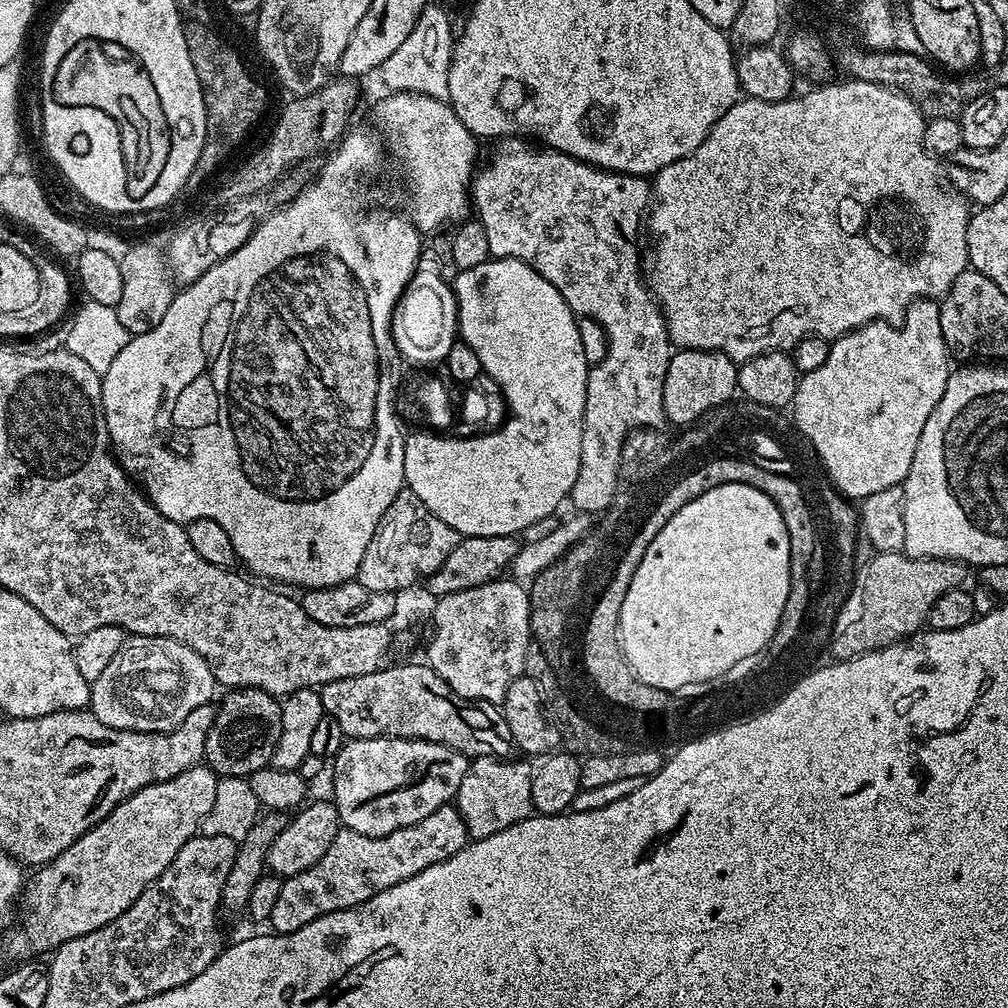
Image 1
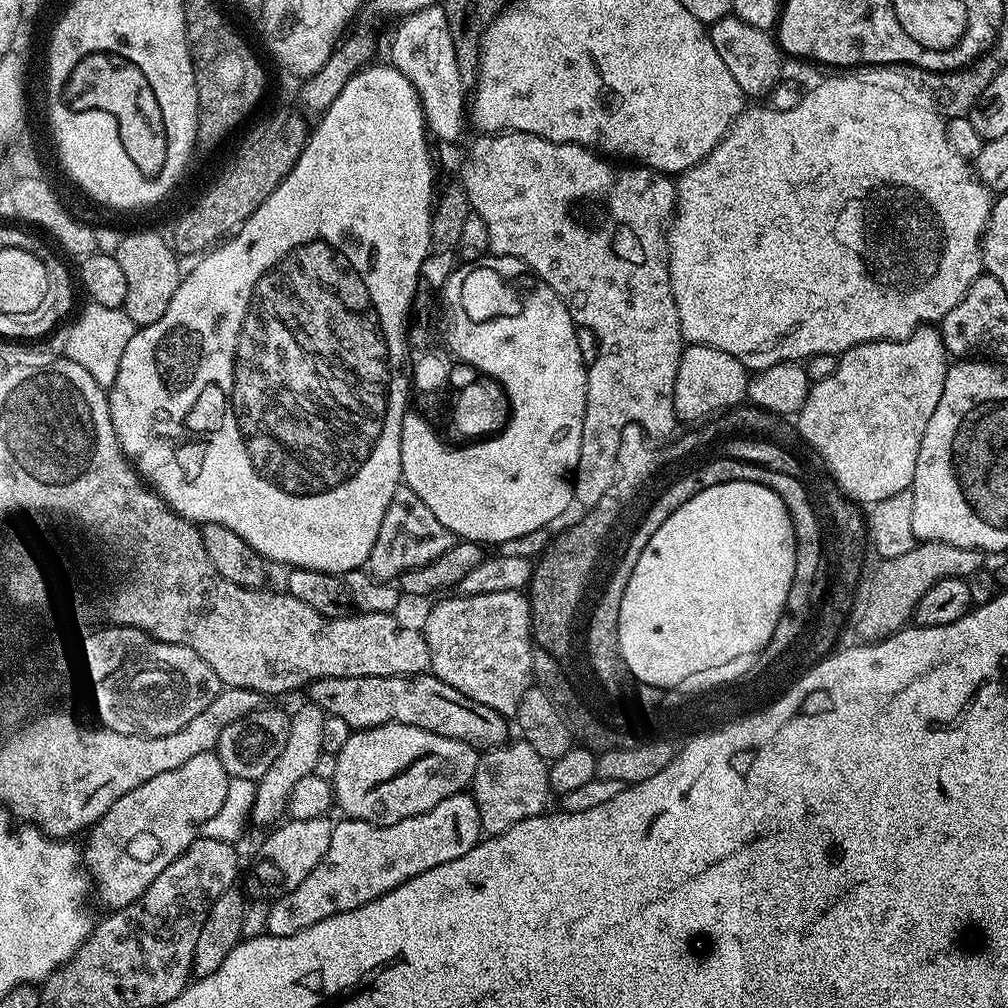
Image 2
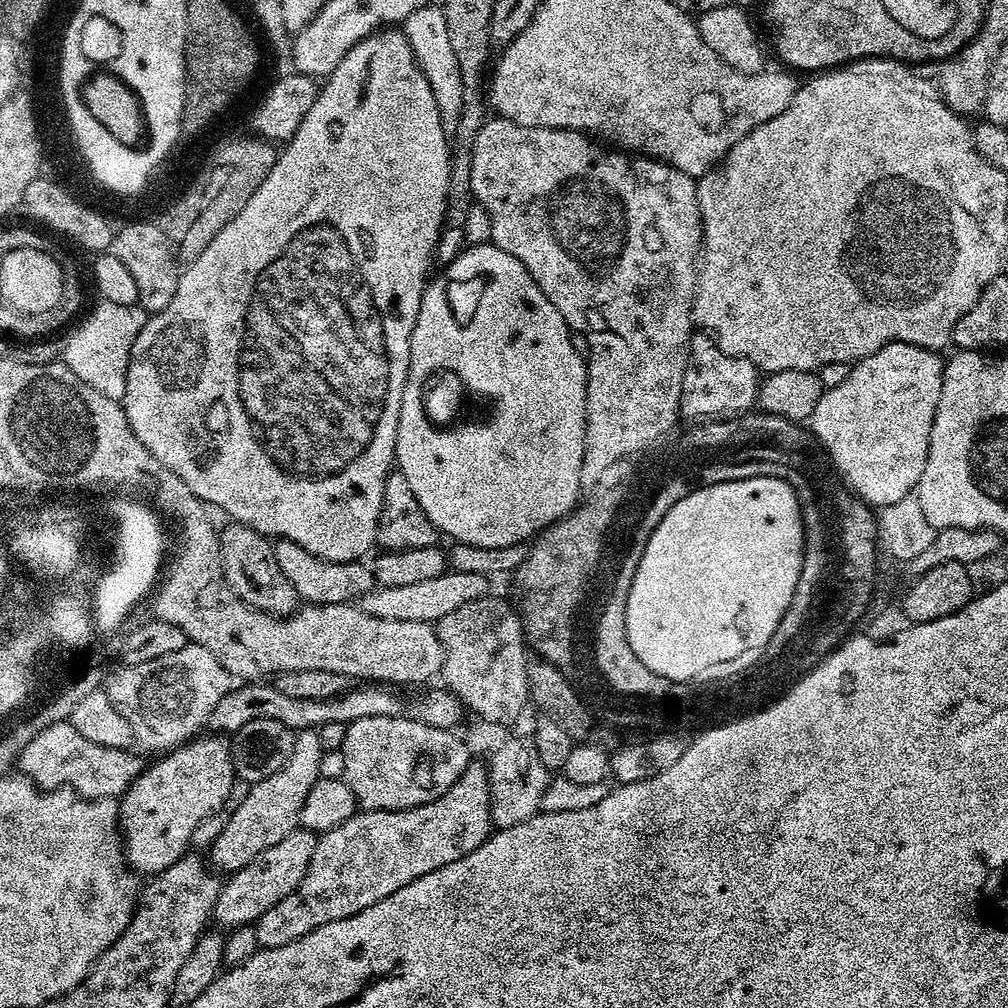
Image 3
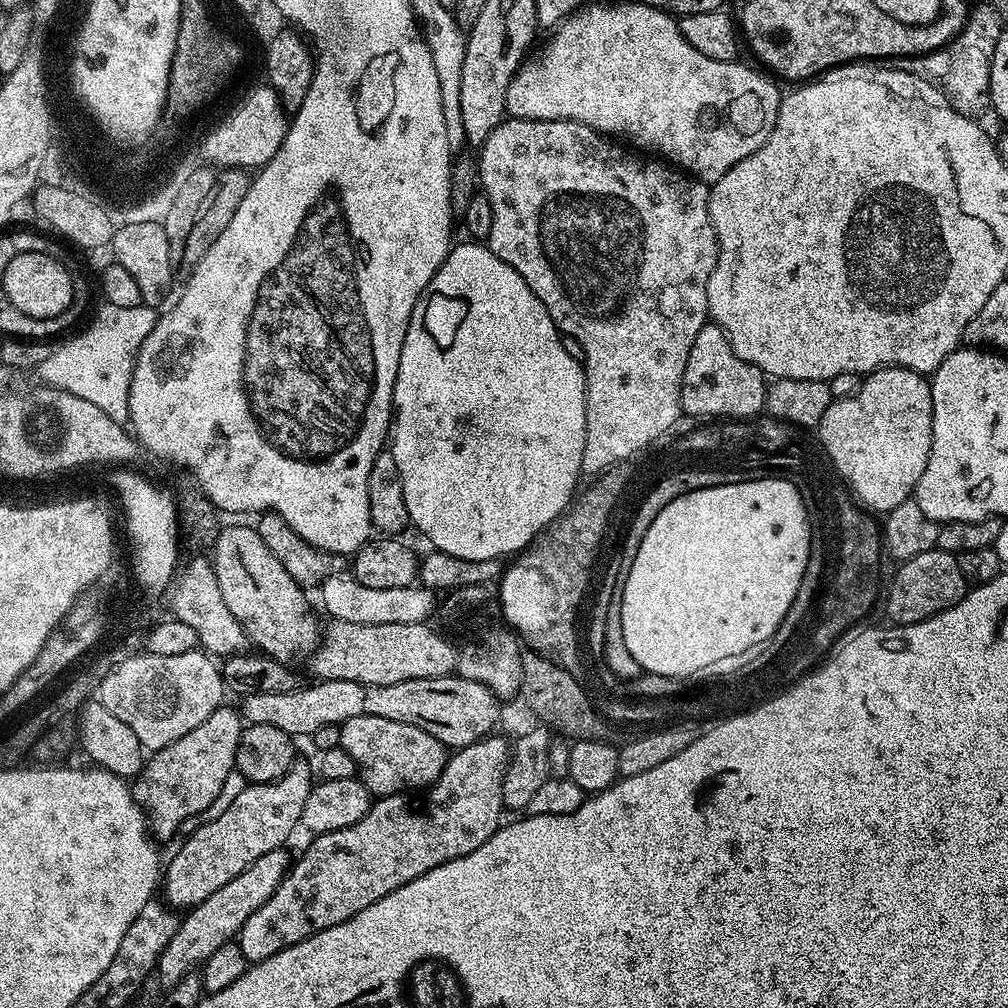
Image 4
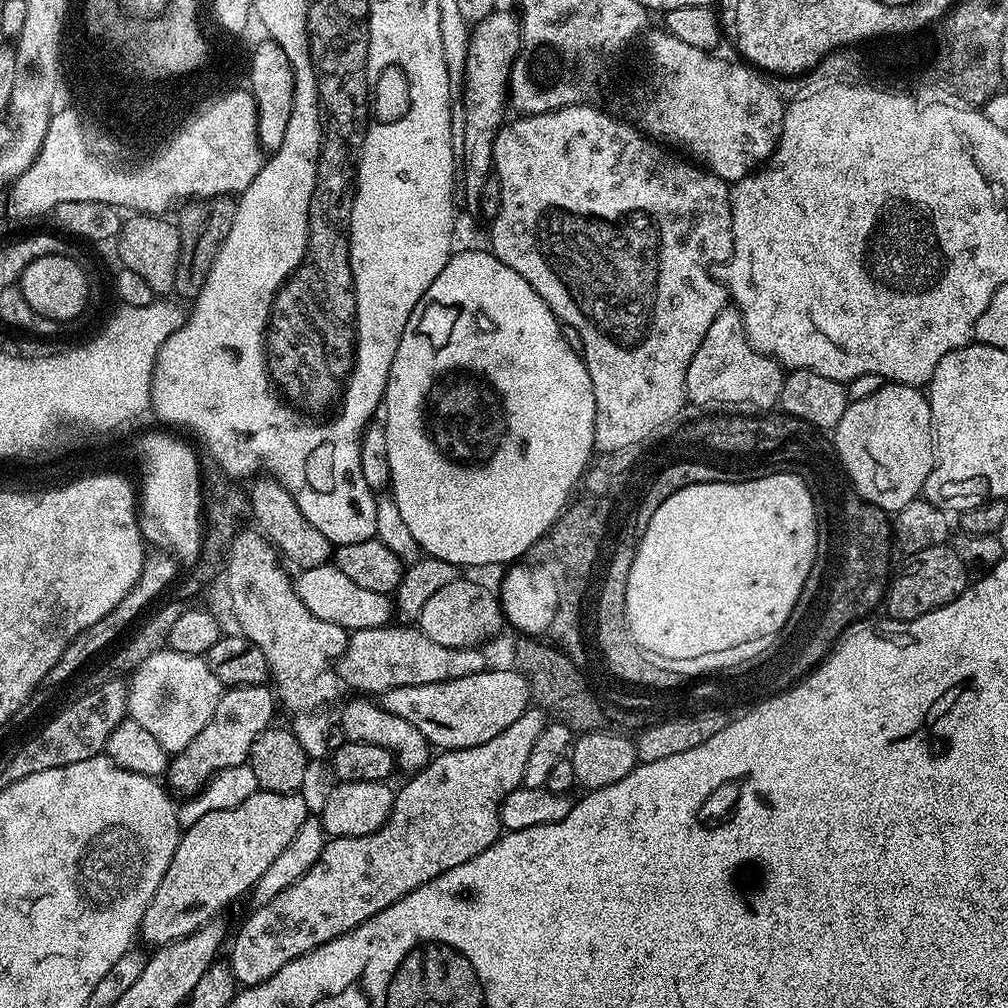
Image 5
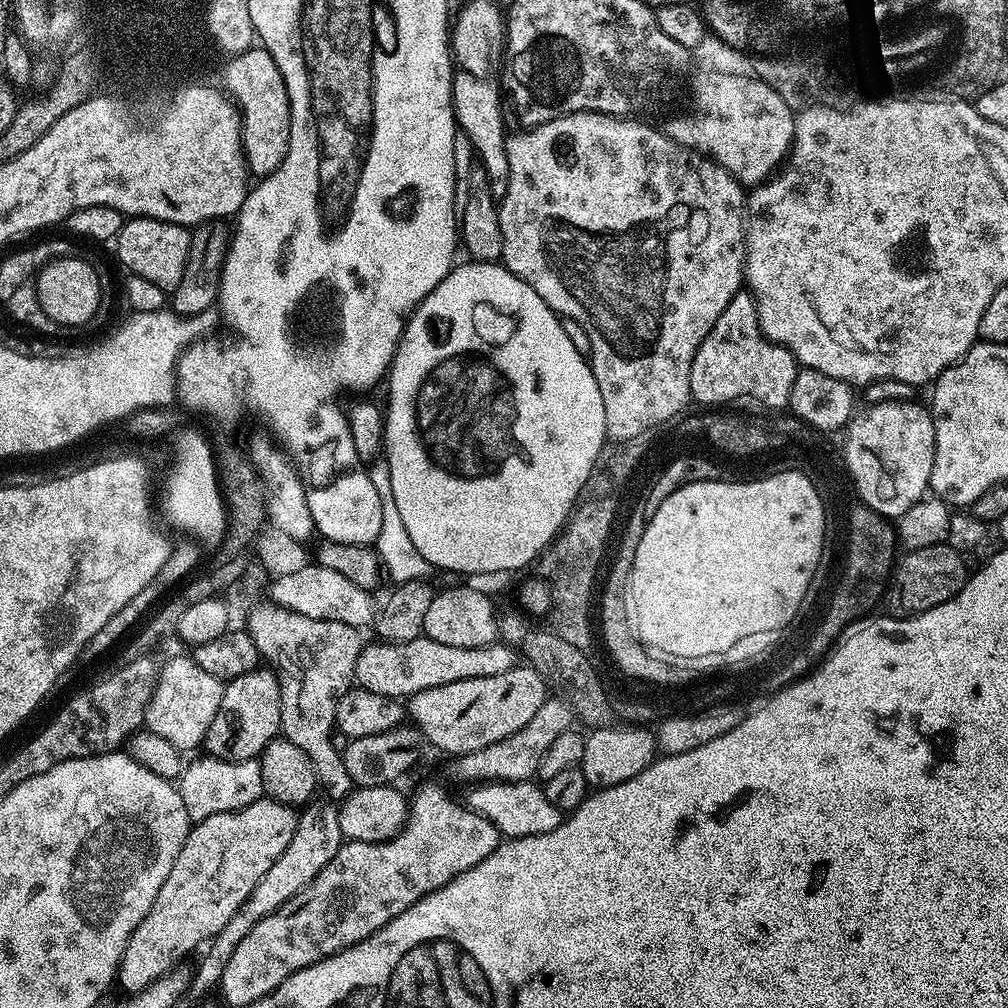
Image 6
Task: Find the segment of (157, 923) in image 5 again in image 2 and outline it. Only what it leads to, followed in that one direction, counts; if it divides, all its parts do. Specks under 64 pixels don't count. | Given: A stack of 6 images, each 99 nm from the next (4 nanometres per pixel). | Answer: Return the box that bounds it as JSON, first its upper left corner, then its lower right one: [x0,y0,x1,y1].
[250,702,326,826]

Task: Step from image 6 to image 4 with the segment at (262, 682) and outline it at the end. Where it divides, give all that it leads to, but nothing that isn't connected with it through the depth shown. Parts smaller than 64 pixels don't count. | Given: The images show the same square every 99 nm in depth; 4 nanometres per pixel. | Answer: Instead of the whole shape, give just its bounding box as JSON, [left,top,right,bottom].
[134,707,246,842]

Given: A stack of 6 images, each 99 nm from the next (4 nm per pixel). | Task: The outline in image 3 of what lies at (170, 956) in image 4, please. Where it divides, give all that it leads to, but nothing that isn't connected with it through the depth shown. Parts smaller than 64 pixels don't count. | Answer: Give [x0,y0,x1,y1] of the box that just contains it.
[211,826,317,930]

